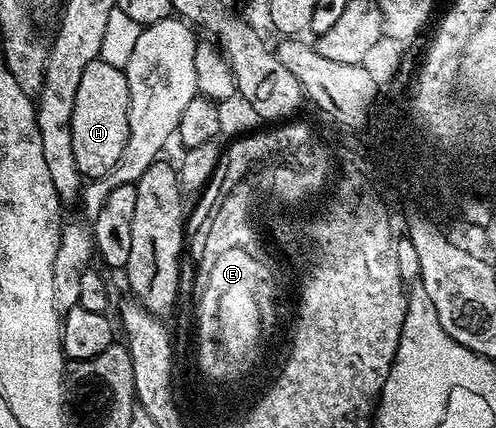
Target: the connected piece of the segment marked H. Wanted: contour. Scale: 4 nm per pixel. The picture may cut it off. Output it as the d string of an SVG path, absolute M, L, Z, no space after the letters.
M94 60L85 66L81 83L77 86L77 102L73 102L73 158L77 158L77 170L87 180L96 180L121 158L125 142L129 138L129 82L127 73L117 66L109 66L104 60Z

